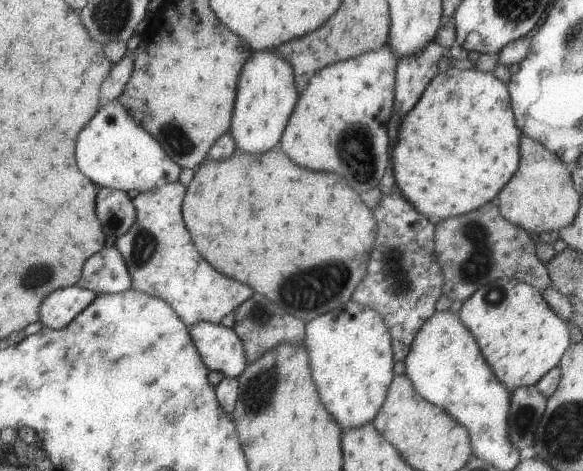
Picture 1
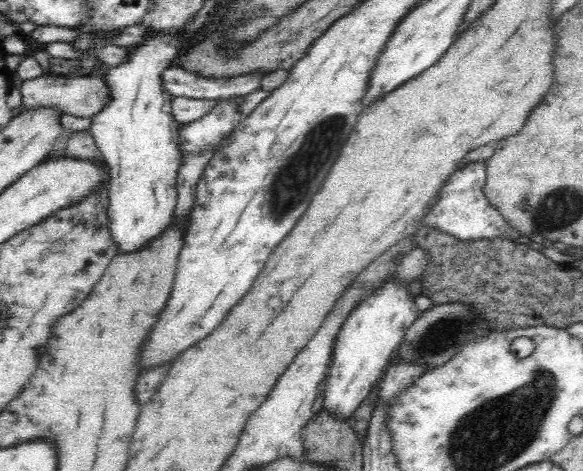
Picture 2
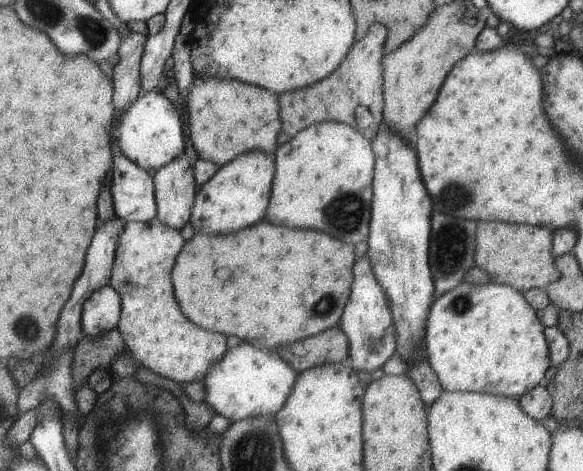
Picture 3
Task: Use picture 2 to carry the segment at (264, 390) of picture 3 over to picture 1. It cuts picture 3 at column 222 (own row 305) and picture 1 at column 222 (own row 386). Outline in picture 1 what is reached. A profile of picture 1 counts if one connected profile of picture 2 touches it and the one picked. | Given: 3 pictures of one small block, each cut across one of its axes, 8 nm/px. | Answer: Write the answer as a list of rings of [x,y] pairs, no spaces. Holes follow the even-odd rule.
[[[199,321],[188,327],[201,362],[209,371],[237,378],[245,368],[244,350],[232,328]]]

